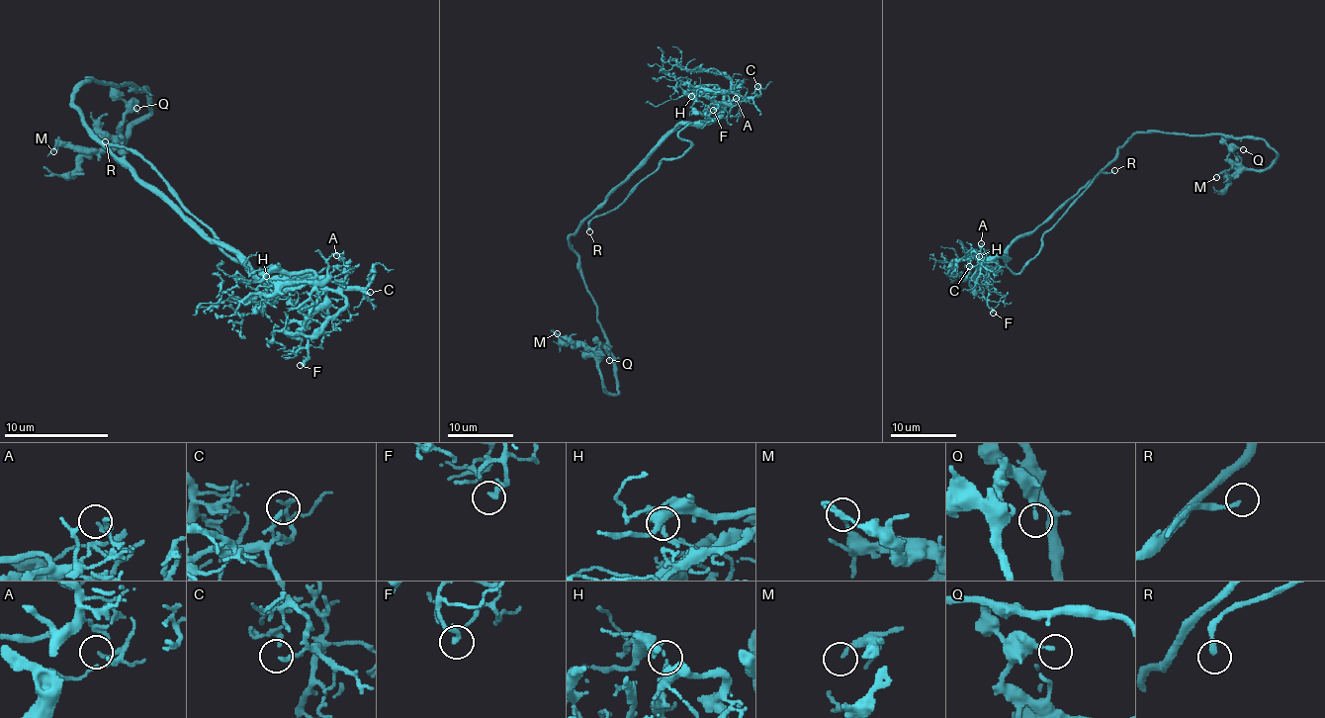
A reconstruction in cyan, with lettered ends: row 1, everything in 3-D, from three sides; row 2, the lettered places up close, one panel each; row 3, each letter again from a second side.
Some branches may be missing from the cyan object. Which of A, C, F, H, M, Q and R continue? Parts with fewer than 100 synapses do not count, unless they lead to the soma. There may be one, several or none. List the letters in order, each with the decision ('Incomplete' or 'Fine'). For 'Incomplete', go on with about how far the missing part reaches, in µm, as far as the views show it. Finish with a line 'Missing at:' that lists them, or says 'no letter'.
A: Fine
C: Fine
F: Fine
H: Fine
M: Fine
Q: Fine
R: Incomplete. Missing length about 40 µm
Missing at: R

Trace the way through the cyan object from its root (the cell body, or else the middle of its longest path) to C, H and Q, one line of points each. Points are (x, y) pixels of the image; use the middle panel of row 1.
C: (587, 217), (680, 125), (710, 125), (730, 103), (748, 100), (757, 86)
H: (587, 217), (680, 125), (710, 125), (720, 115), (716, 103), (703, 96), (691, 96)
Q: (587, 217), (570, 236), (570, 244), (612, 357), (617, 393), (609, 393), (602, 382), (601, 345), (609, 360)

